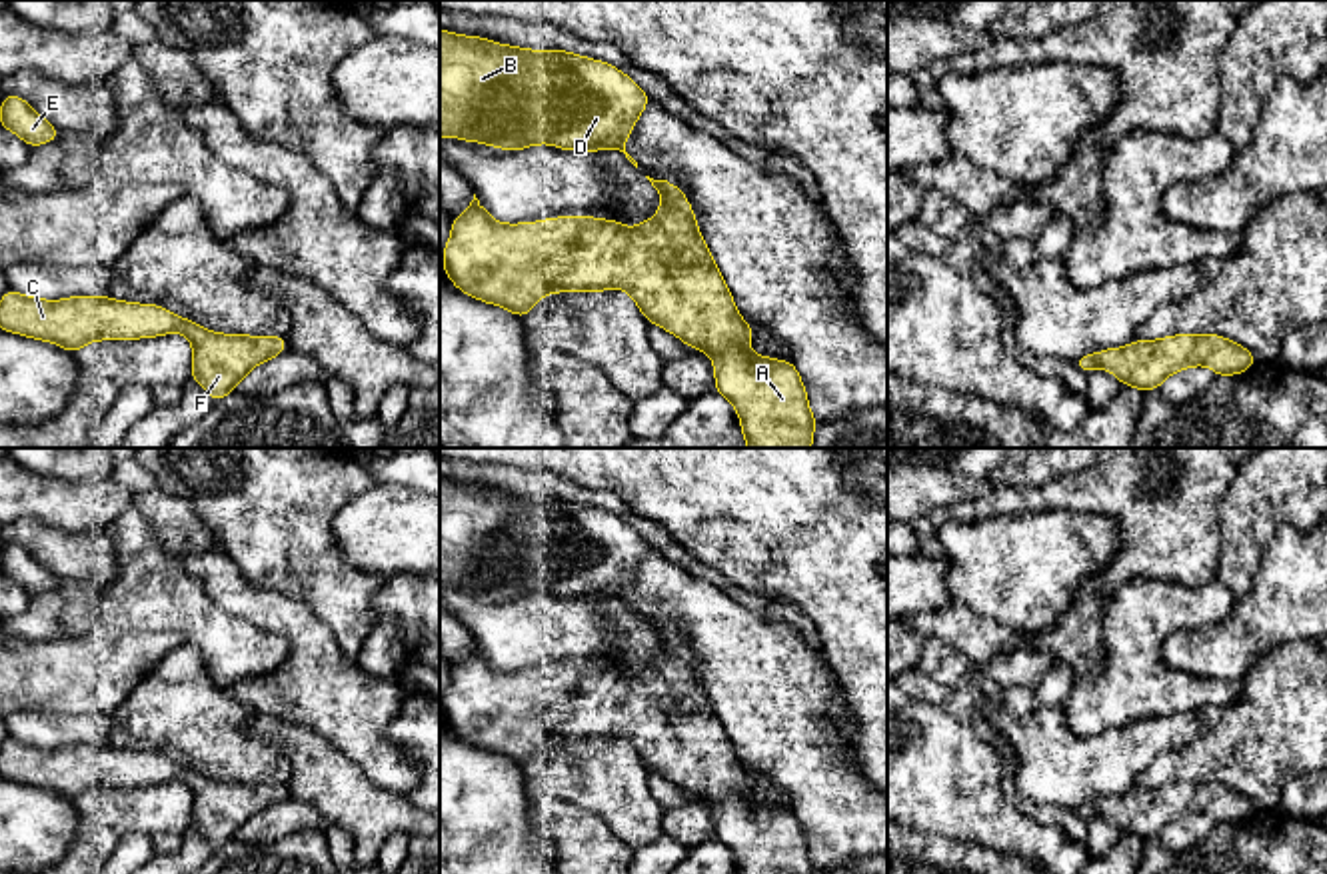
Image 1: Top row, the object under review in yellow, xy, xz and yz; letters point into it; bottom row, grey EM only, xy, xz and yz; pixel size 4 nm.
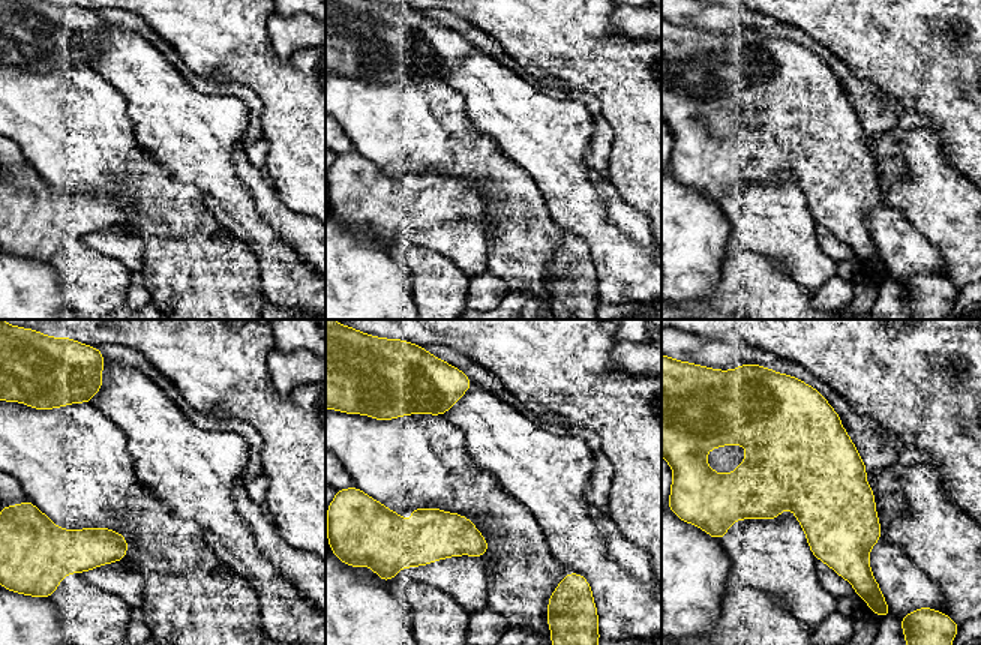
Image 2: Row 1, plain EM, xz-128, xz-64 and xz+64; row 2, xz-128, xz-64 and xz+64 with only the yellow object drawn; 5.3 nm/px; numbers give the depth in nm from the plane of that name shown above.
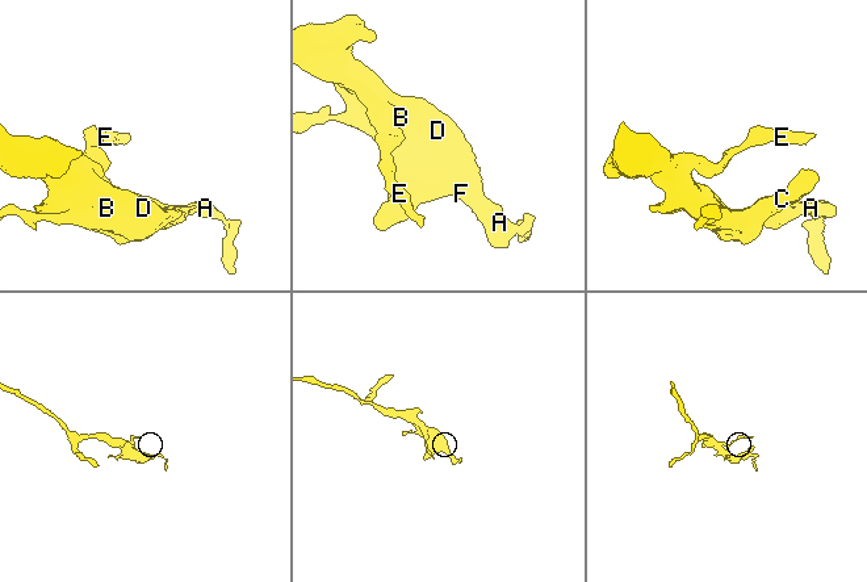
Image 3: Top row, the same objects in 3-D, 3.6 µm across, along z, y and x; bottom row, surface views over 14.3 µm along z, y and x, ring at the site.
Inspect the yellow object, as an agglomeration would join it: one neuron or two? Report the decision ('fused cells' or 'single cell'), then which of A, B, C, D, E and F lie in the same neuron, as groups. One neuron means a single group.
single cell; groups A B C D E F

